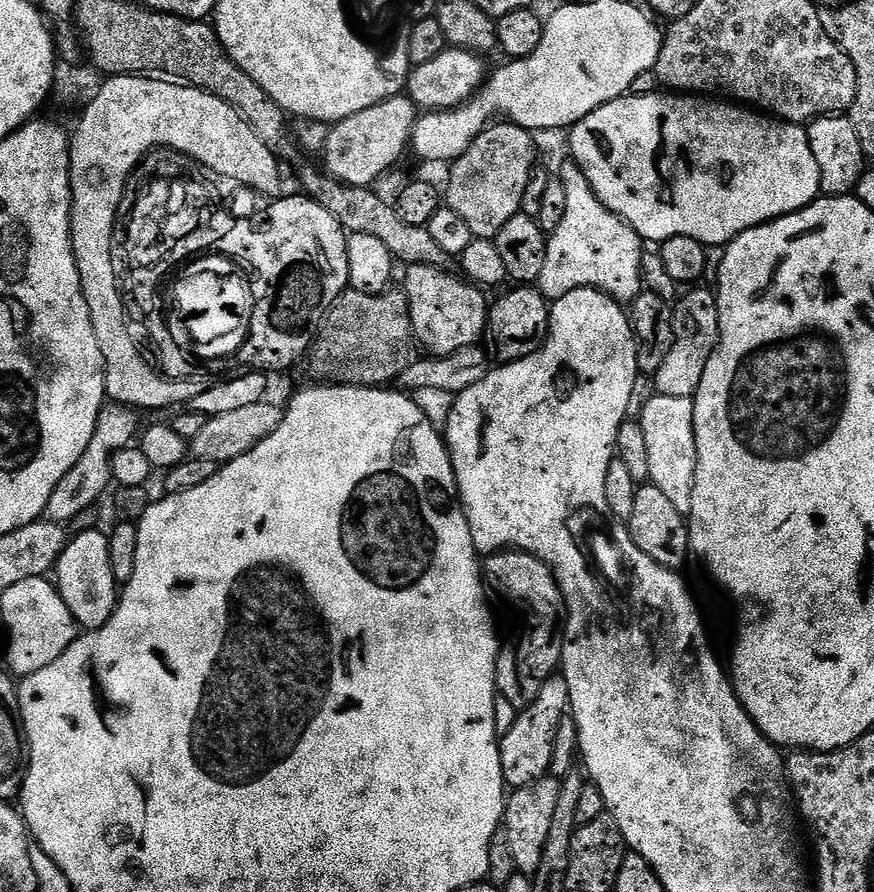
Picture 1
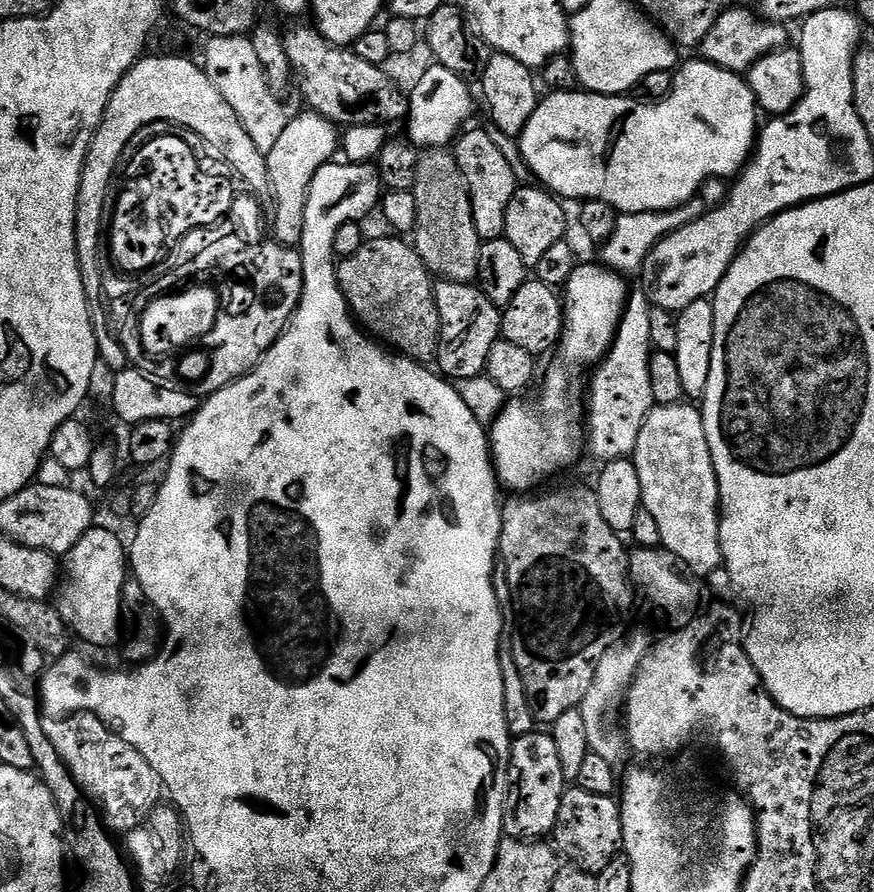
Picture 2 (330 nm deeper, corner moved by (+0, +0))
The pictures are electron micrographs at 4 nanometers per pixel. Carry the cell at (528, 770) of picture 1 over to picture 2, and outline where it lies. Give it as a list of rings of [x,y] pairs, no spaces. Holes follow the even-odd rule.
[[[535,730],[517,736],[512,742],[512,759],[508,762],[508,802],[504,806],[504,830],[514,840],[539,840],[556,831],[558,812],[566,791],[558,746],[547,731]]]

